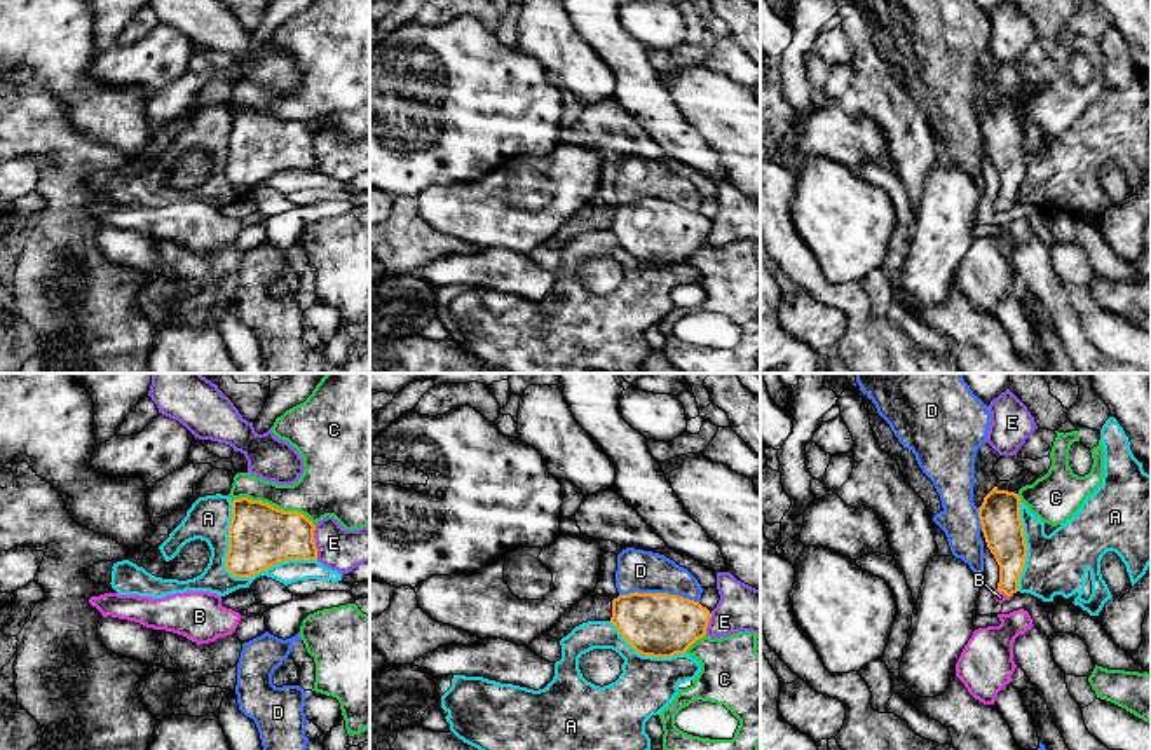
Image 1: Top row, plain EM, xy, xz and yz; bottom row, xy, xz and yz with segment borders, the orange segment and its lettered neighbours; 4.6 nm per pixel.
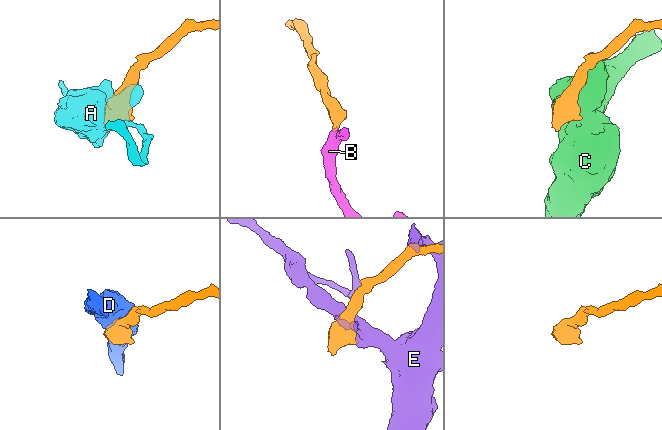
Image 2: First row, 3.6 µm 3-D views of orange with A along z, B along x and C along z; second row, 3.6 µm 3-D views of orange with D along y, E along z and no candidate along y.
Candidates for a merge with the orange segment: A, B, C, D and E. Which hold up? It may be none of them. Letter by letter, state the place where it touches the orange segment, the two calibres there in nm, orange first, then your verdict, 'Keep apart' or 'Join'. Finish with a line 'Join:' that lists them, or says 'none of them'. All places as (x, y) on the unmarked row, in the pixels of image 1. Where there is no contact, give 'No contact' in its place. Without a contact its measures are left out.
A: Touches orange at xy (238, 185). Thickness 300 nm (orange) against 140 nm. Keep apart
B: Touches orange at yz (1005, 203). Thickness 170 nm (orange) against 50 nm. Join
C: Touches orange at xy (272, 115). Thickness 300 nm (orange) against 240 nm. Keep apart
D: Touches orange at xz (660, 203). Thickness 300 nm (orange) against 190 nm. Keep apart
E: Touches orange at xy (314, 152). Thickness 280 nm (orange) against 200 nm. Keep apart
Join: B

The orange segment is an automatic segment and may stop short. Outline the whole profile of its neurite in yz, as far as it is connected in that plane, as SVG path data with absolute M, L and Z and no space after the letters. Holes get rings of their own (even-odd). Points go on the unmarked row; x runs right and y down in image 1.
M994 96L984 106L978 127L987 157L999 174L994 208L1003 213L1018 201L1018 187L1027 166L1018 103Z

